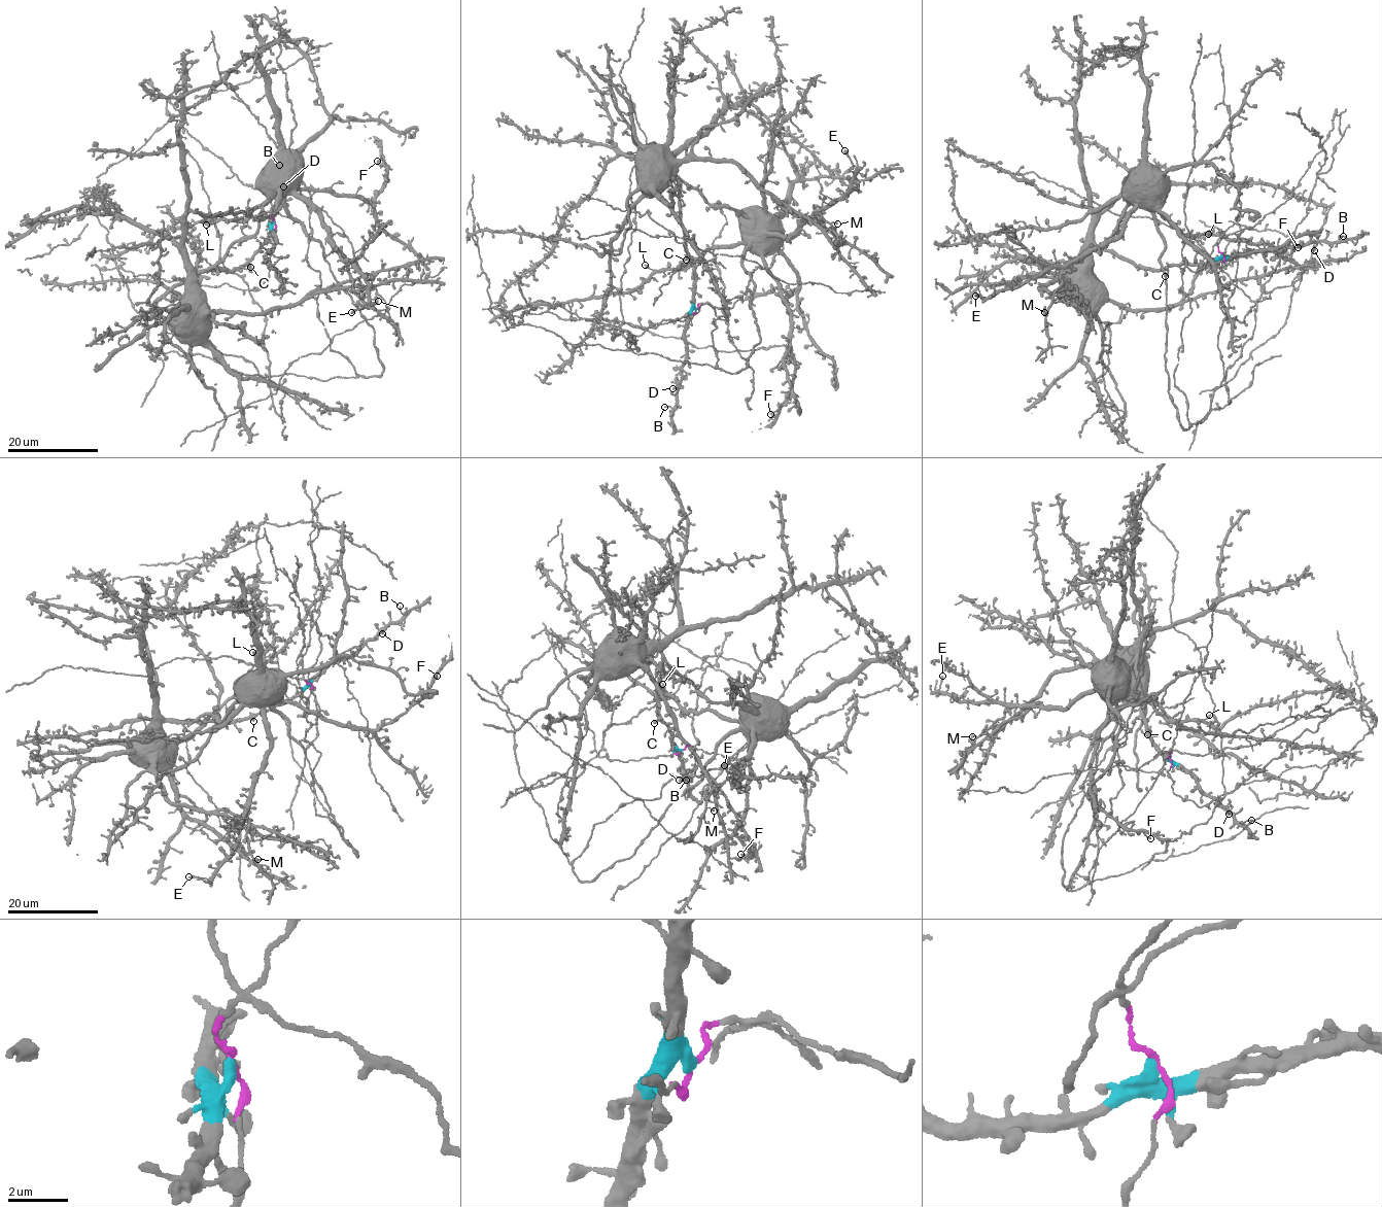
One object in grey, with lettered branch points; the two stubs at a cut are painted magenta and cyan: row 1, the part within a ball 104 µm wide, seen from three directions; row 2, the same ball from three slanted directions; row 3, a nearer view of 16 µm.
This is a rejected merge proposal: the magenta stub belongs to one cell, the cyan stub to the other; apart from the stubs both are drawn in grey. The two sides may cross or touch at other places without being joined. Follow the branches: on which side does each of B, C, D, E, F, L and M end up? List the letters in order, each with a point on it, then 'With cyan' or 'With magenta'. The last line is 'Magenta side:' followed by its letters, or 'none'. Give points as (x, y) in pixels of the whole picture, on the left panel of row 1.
B: Place: (279, 165). With cyan
C: Place: (250, 267). With cyan
D: Place: (283, 186). With cyan
E: Place: (351, 312). With magenta
F: Place: (377, 161). With magenta
L: Place: (206, 225). With magenta
M: Place: (378, 301). With magenta
Magenta side: E, F, L, M

